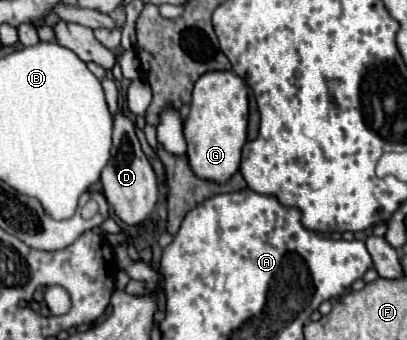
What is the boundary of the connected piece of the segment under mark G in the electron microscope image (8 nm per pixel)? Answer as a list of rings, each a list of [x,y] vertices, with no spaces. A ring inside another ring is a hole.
[[[208,72],[196,80],[190,114],[184,122],[188,162],[192,172],[206,182],[224,184],[240,168],[240,152],[246,142],[248,90],[242,78],[232,72]]]

